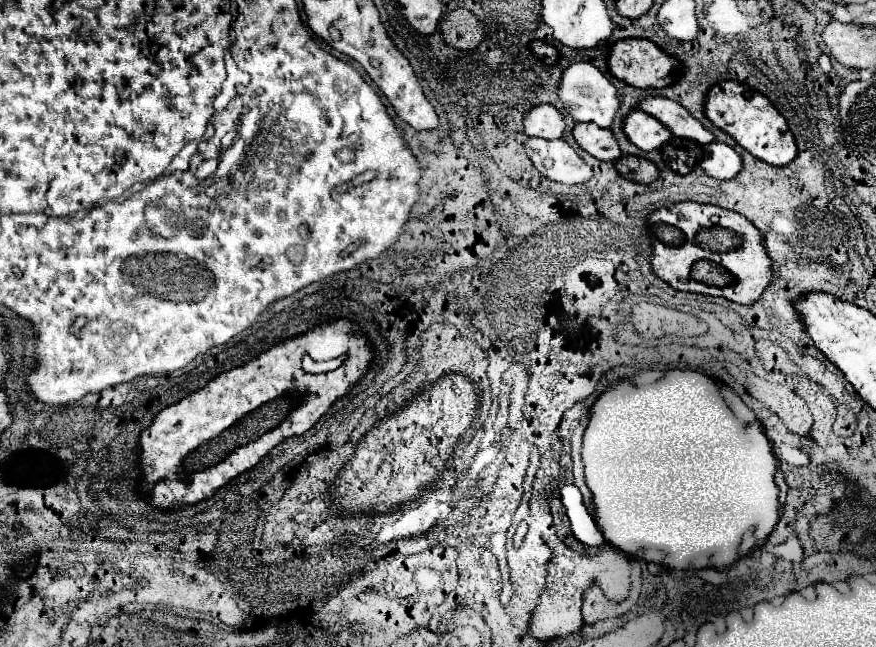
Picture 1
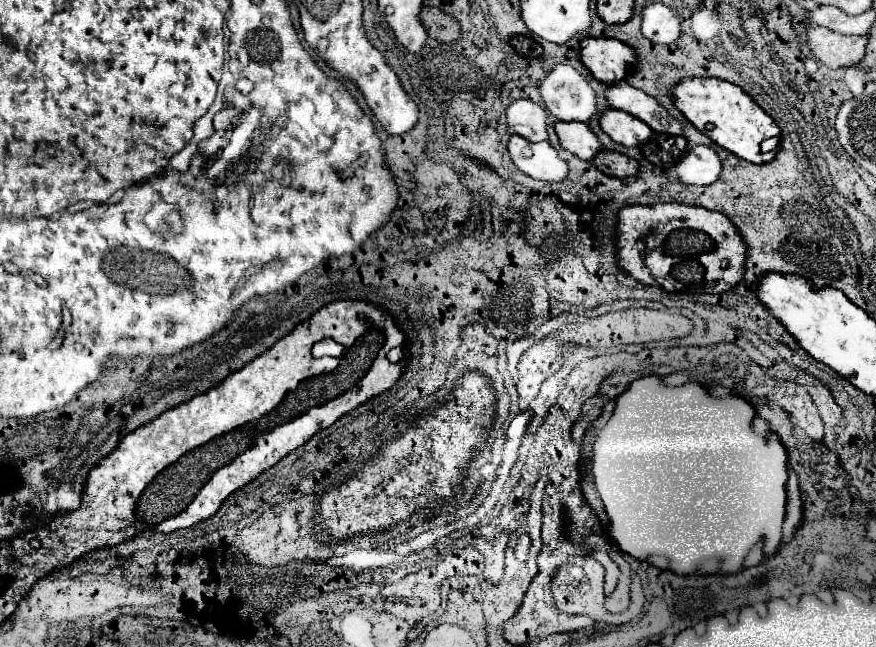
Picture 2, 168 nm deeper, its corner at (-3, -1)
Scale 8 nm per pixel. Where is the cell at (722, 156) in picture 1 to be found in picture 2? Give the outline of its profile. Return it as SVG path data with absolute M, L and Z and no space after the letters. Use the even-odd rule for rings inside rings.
M706 145L692 147L676 165L676 181L682 185L710 185L720 177L722 161Z

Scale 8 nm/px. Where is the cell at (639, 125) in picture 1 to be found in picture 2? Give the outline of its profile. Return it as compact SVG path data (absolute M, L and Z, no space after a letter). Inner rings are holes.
M606 109L602 113L600 127L612 141L624 147L638 147L652 135L652 129L646 123L630 117L630 113L622 113L616 109Z

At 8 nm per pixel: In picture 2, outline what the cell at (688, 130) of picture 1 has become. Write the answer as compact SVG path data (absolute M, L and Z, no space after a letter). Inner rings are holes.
M618 81L614 85L608 85L604 95L606 95L606 101L612 109L620 109L620 111L626 111L626 113L638 117L652 131L668 133L668 135L682 135L680 123L676 119L672 119L668 115L668 111L664 111L654 97L648 97L640 89L630 87L626 81Z

